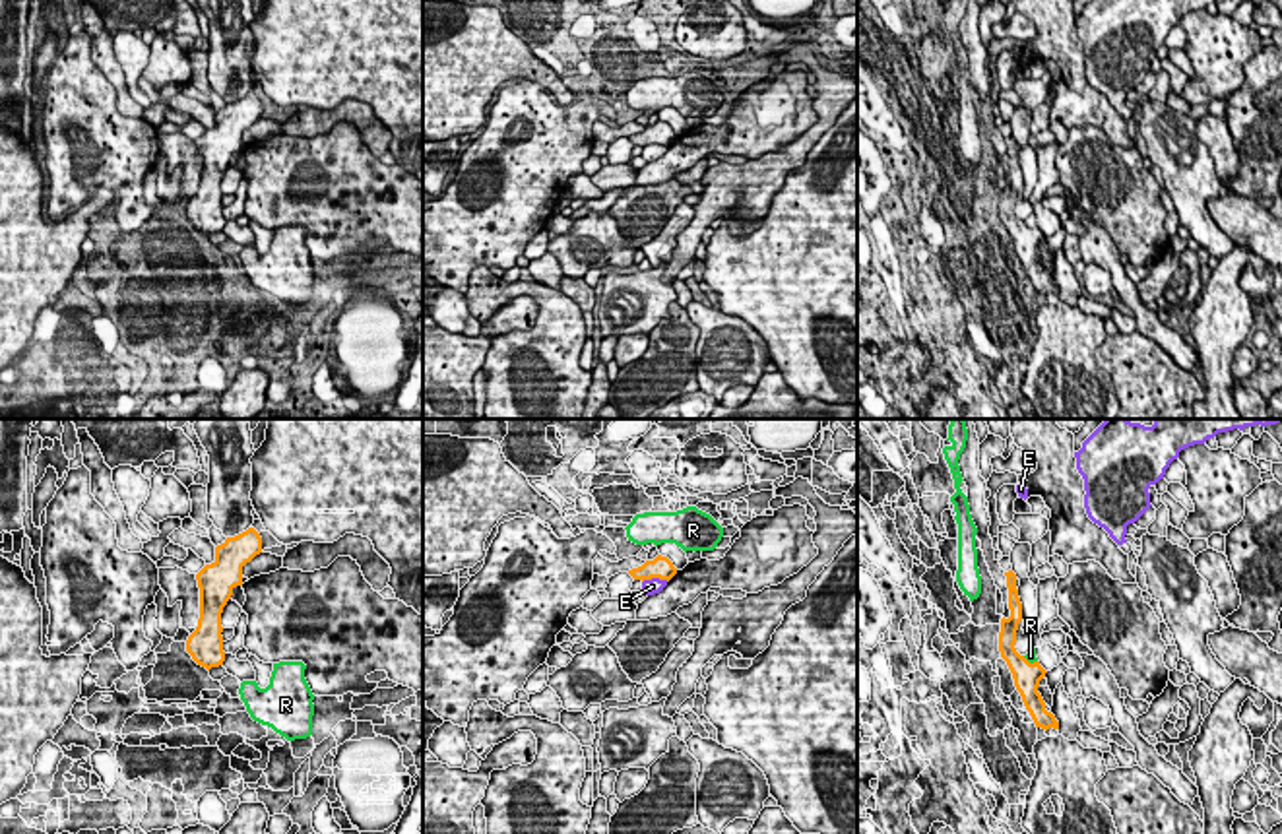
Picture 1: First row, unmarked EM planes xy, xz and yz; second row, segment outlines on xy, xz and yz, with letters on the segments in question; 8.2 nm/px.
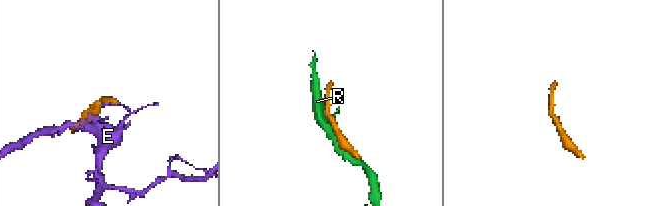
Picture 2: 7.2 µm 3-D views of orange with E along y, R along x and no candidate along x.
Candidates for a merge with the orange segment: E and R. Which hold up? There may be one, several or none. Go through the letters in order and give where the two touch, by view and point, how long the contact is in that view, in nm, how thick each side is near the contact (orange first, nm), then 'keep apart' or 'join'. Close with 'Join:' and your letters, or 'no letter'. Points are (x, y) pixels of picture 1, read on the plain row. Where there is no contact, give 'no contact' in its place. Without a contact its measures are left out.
E: meets orange in xz at (654, 142); contact 220 nm long; 180 nm thick on the orange side, 130 nm on the other; keep apart
R: meets orange in yz at (1028, 227); contact 140 nm long; 240 nm thick on the orange side, 90 nm on the other; keep apart
Join: no letter

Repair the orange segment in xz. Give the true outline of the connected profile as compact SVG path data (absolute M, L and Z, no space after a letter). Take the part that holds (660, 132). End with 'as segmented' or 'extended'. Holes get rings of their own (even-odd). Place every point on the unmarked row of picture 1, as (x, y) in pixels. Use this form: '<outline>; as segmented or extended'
M657 120L654 126L646 126L642 132L628 136L634 145L671 145L677 140L677 134L667 122Z; as segmented

